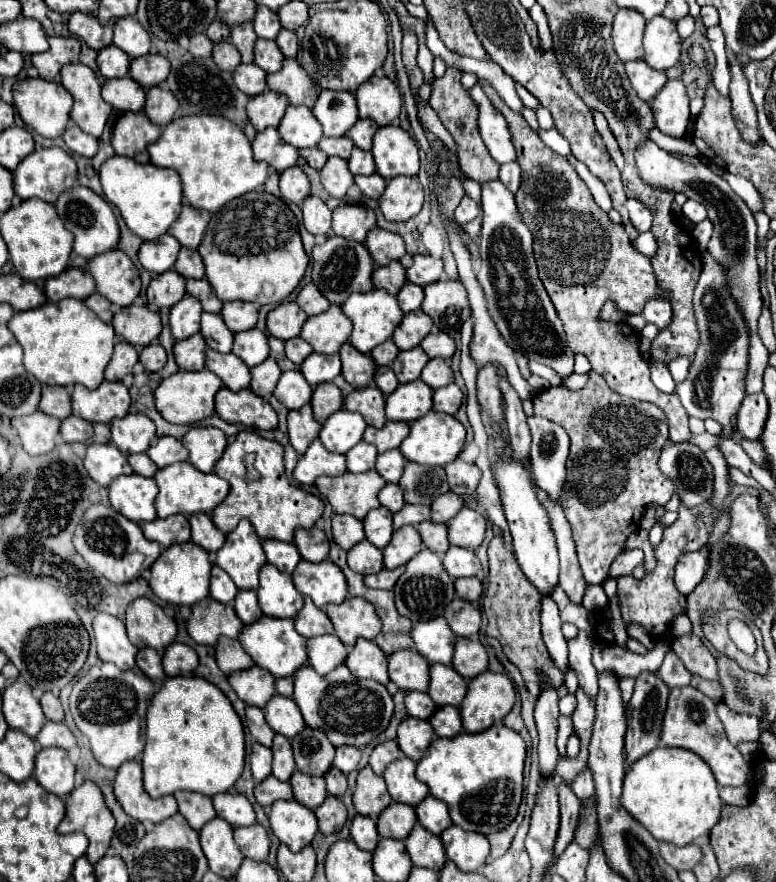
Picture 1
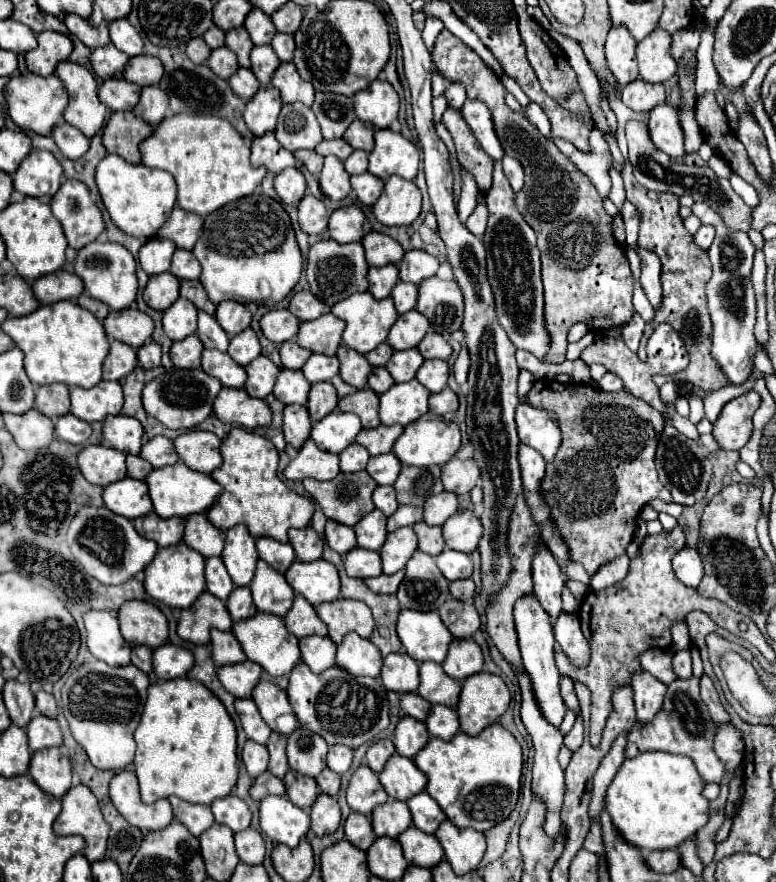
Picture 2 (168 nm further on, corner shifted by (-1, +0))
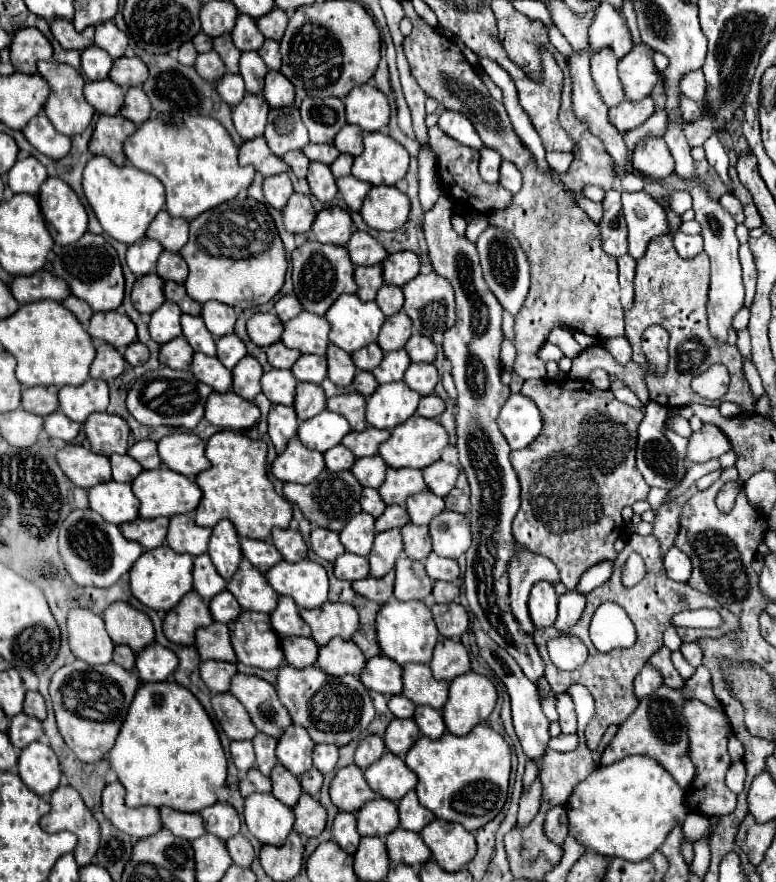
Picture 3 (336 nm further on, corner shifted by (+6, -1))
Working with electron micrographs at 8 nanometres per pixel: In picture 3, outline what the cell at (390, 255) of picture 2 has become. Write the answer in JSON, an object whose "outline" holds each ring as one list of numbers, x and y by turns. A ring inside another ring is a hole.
{"outline":[[353,232,351,240,347,242,347,250,351,256,351,262,355,266,373,266,373,264,381,264,389,254,383,250,383,246,379,246,379,242,367,234,367,232]]}

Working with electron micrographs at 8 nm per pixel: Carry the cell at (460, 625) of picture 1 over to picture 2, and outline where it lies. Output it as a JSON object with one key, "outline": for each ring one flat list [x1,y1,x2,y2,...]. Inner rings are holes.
{"outline":[[448,599,438,609,448,631,458,639,470,639,480,629,480,617,472,603,462,603,456,599]]}

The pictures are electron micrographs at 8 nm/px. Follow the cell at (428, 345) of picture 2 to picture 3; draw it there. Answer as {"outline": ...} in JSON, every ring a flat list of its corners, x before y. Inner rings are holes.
{"outline":[[413,334,409,342,405,344,405,350,411,358,411,362,433,362,437,356,437,348,429,336]]}

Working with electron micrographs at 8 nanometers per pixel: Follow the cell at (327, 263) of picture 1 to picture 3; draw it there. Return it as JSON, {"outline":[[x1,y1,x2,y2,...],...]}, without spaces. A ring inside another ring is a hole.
{"outline":[[307,240,303,246,299,246,291,254,291,258,293,258,295,294,307,312,323,316,341,294,357,292,357,284,353,278,353,264,349,260,345,246,333,246,333,244,321,244,321,242]]}

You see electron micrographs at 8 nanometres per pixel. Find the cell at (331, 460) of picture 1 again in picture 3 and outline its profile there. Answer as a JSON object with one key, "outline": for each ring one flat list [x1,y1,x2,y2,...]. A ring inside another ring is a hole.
{"outline":[[293,438,283,454,273,462,273,476,281,482,309,484,325,470,323,454,317,450,305,448,299,438]]}

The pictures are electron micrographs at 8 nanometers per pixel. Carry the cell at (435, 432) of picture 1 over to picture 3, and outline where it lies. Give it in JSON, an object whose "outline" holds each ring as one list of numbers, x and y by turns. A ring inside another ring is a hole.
{"outline":[[411,416,407,422,399,424,391,432,391,438,387,442,379,446,379,454,391,468,421,468,423,470,441,458,441,452,447,444,449,444,449,434,437,420]]}

